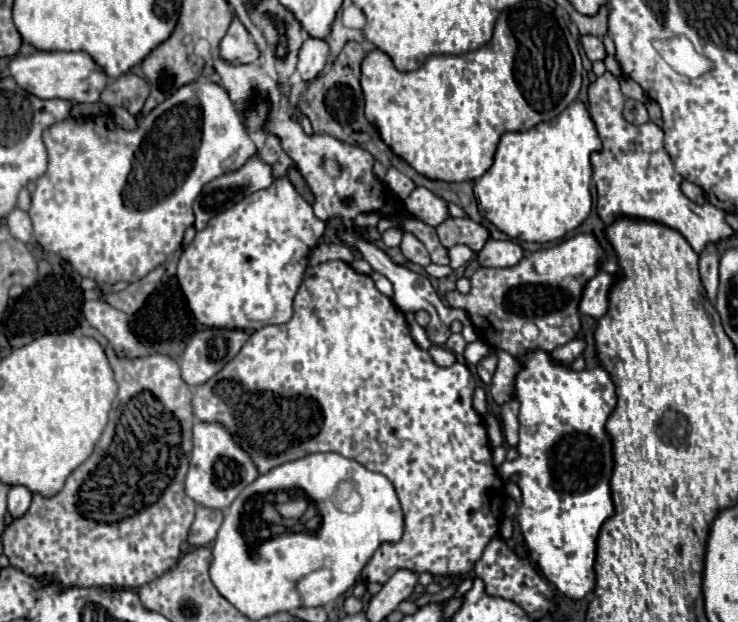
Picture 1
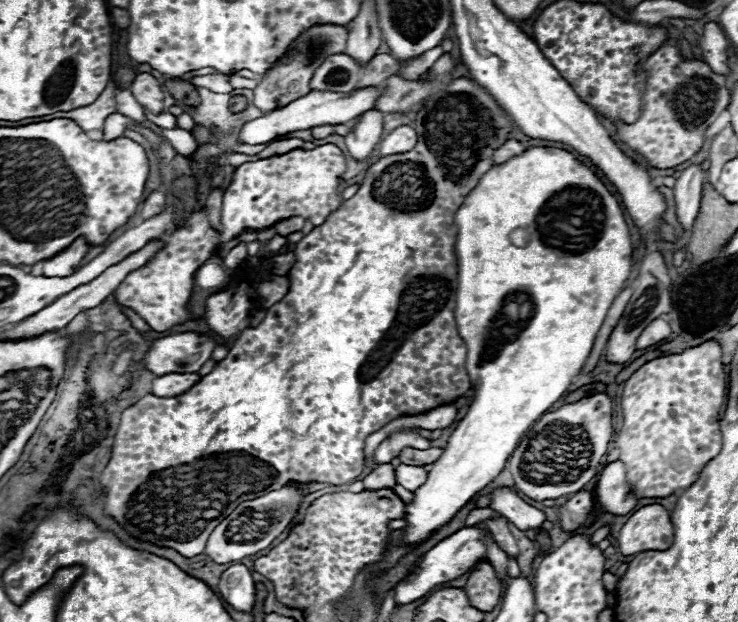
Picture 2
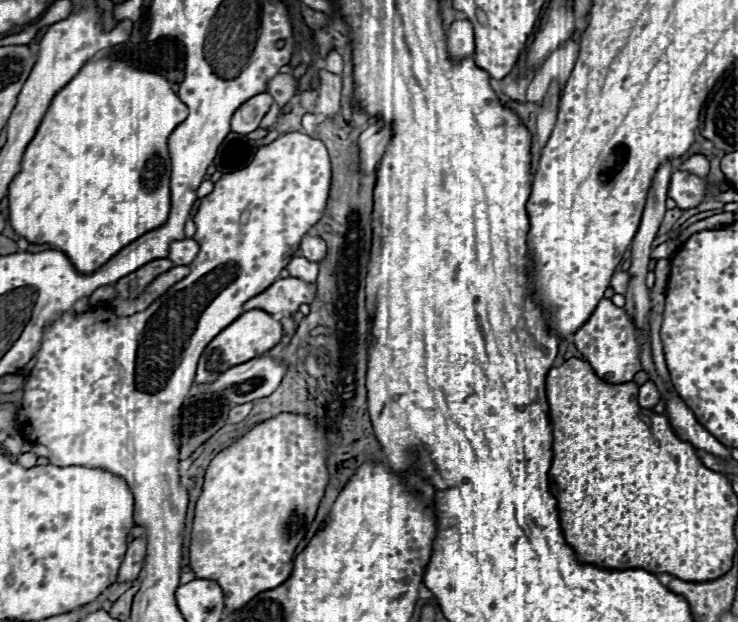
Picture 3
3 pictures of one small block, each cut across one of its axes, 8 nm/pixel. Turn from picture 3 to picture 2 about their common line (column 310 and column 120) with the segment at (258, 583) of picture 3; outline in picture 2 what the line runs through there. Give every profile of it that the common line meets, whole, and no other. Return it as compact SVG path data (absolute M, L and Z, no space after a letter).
M456 78L454 82L450 82L450 84L446 86L446 90L442 90L442 92L438 92L438 94L432 96L432 104L430 104L430 108L428 108L428 110L424 110L424 108L428 108L428 104L422 106L422 108L418 110L418 118L416 118L418 142L416 142L414 150L404 152L404 154L390 154L390 156L380 158L376 164L372 164L372 166L368 168L368 172L366 172L366 178L364 178L360 190L358 190L352 198L344 200L344 204L342 204L338 210L334 210L334 212L326 218L326 222L324 222L322 226L316 226L310 234L306 234L306 236L294 246L296 262L292 264L292 268L290 268L290 272L288 272L290 290L288 290L288 294L286 294L280 302L276 302L274 306L270 306L270 308L266 310L266 318L264 318L256 328L246 328L246 330L242 330L242 334L232 342L232 348L230 348L228 356L226 356L224 360L220 360L220 362L216 364L216 368L214 368L210 374L202 376L202 378L198 380L198 384L194 384L188 392L178 394L178 396L172 396L172 398L158 398L158 396L154 396L154 394L146 394L146 396L142 396L136 404L132 404L130 408L126 408L126 410L122 412L120 426L118 426L118 432L116 432L116 436L114 436L112 458L110 458L108 466L104 468L104 472L102 472L102 476L100 476L100 484L102 484L104 492L106 492L106 498L104 498L106 508L104 508L104 512L110 514L110 516L114 516L114 518L116 518L116 520L118 520L130 534L134 534L134 536L138 536L138 538L142 538L142 540L156 542L156 544L160 544L160 546L174 548L174 550L178 550L178 552L180 552L182 556L186 556L186 558L192 558L192 556L196 556L196 554L202 554L204 548L206 548L206 540L208 540L208 536L212 534L212 530L214 530L214 528L218 526L218 522L222 522L222 520L224 520L224 518L226 518L238 504L242 504L242 502L246 502L246 500L254 500L254 498L258 498L258 496L264 496L266 492L278 490L278 488L286 486L288 482L350 484L350 482L356 480L356 478L362 474L362 470L364 470L364 444L366 444L366 438L368 438L372 432L380 430L382 426L386 426L386 424L388 424L390 420L394 420L394 418L400 418L400 416L418 416L418 414L426 414L426 412L430 412L430 410L434 410L434 408L438 408L438 406L452 404L456 398L464 396L464 394L472 388L470 378L468 378L468 372L466 372L466 368L464 368L464 364L466 364L466 344L464 344L464 340L458 336L456 320L454 320L456 288L458 288L458 266L456 266L456 254L454 254L454 242L456 242L456 232L458 232L458 228L456 228L456 224L454 224L454 214L456 214L456 210L460 208L462 200L470 194L470 190L478 184L478 180L480 180L480 178L490 170L490 166L494 164L494 162L492 162L492 152L494 152L500 144L506 142L506 138L508 138L508 134L510 134L508 128L512 126L512 122L510 122L508 114L506 114L506 112L496 104L496 100L488 94L486 88L478 86L474 80L468 80L468 78Z

